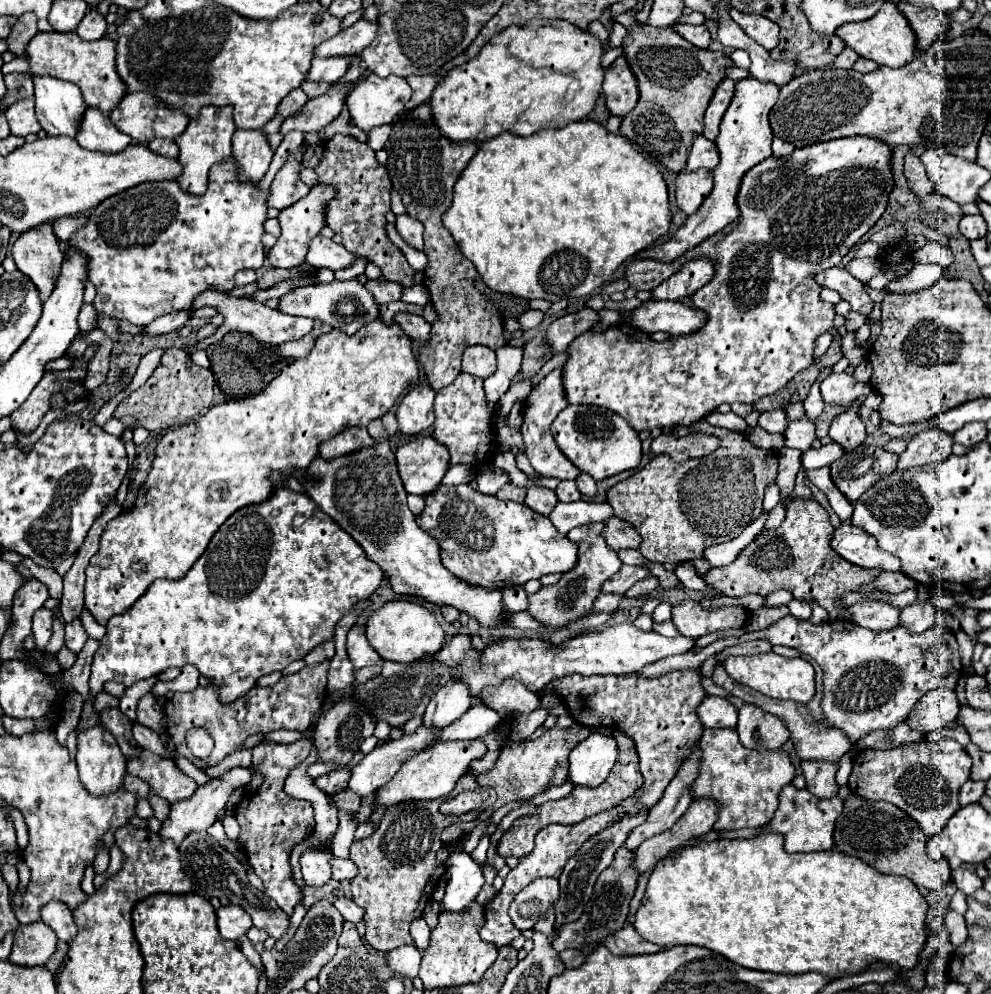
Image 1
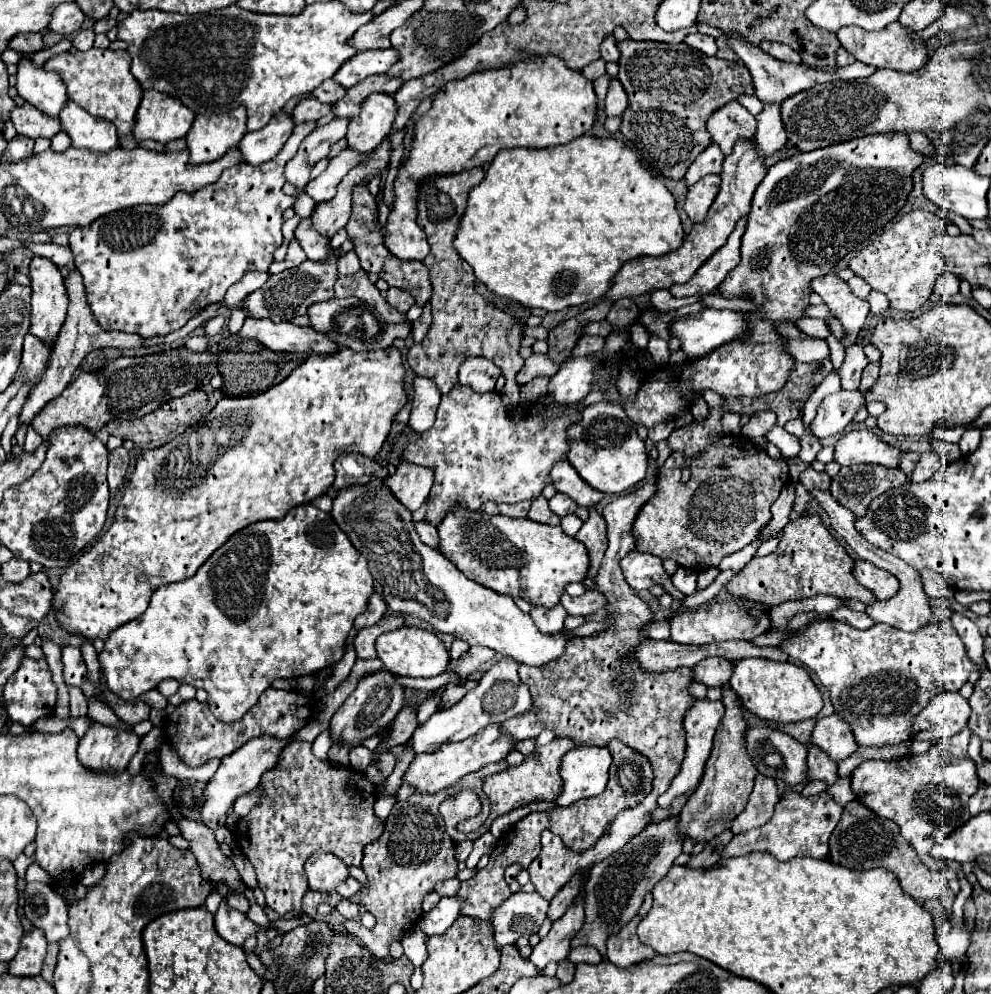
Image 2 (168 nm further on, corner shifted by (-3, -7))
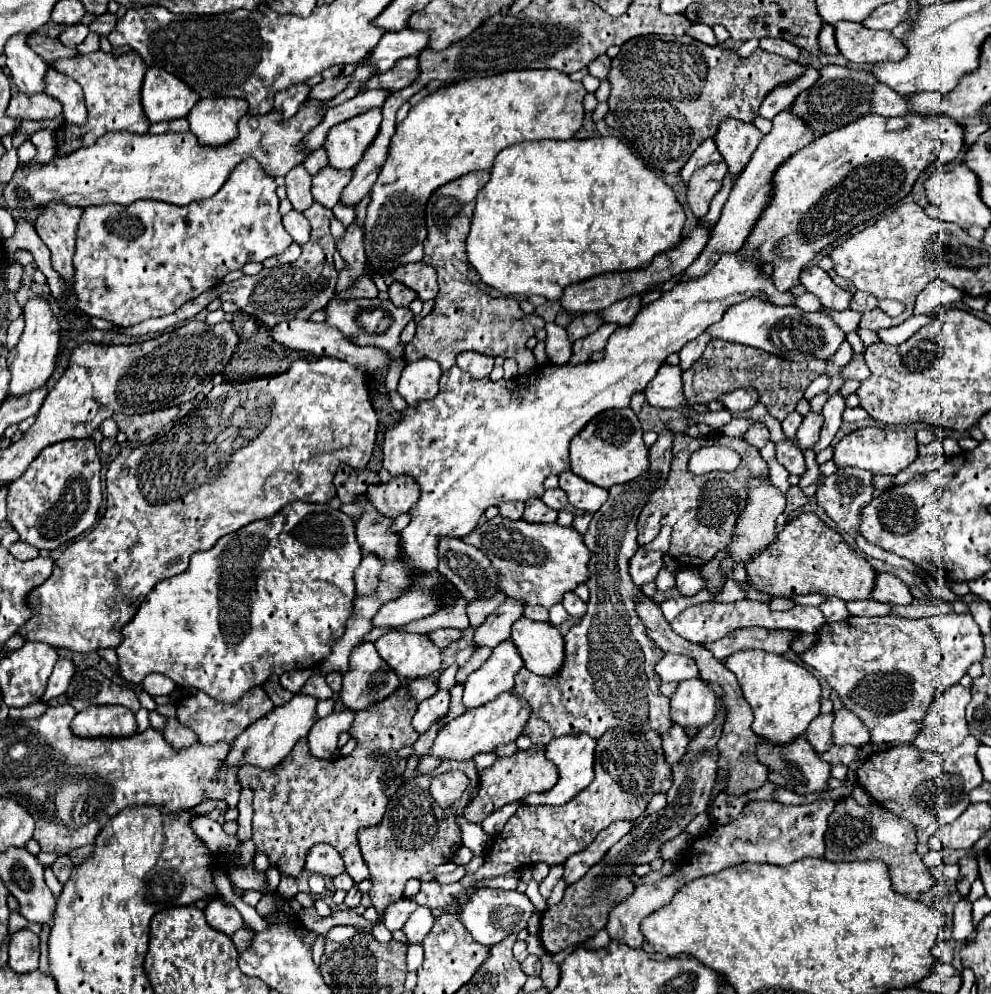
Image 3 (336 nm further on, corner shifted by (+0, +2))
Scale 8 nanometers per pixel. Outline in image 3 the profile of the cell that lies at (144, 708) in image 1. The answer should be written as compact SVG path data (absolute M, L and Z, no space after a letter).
M96 668L76 672L66 690L66 696L78 712L92 704L120 704L132 712L140 710L140 700L132 690L114 684Z

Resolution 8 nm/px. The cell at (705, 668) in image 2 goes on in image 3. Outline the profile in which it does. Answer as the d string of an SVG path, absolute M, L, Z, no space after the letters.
M664 654L664 658L656 664L656 672L662 682L682 682L700 676L700 672L696 670L696 662L680 654Z

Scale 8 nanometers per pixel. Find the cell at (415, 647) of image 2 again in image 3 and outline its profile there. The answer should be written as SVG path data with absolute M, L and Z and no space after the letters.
M388 630L374 642L384 662L404 680L424 678L440 670L440 648L426 634Z

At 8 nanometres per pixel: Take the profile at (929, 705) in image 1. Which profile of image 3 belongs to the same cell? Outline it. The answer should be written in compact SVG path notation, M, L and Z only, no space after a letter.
M960 684L936 694L914 744L920 750L950 752L968 734L964 708L970 702L970 692Z

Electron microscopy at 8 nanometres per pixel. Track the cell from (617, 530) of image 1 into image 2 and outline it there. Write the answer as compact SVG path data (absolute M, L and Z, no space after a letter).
M631 551L627 553L627 557L621 563L625 581L641 591L641 589L651 589L653 585L661 585L669 595L679 593L673 583L671 583L671 575L667 575L667 571L661 565L661 559L655 555L647 555L647 553L637 553Z

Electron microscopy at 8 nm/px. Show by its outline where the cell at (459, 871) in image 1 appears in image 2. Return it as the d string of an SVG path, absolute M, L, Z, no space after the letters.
M441 897L441 901L429 913L423 913L419 917L419 923L417 925L419 925L419 929L427 937L441 935L459 917L459 911L461 911L459 899L455 899L455 897Z

